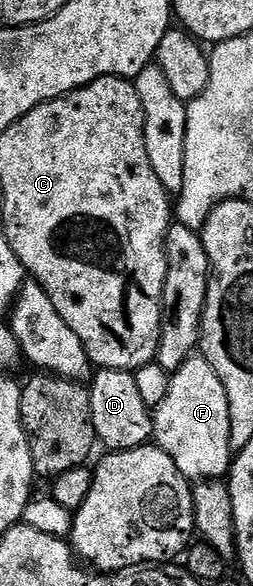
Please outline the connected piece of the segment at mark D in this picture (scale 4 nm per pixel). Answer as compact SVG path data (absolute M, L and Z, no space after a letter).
M98 368L89 381L90 413L97 443L106 447L107 453L123 452L133 448L143 448L151 443L154 435L152 409L144 406L144 397L136 387L133 372Z

